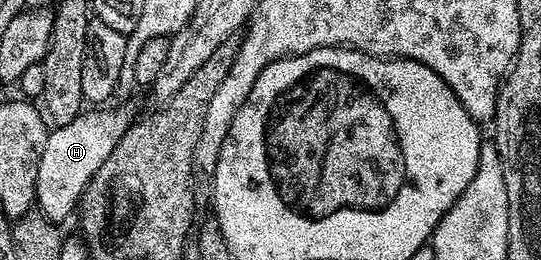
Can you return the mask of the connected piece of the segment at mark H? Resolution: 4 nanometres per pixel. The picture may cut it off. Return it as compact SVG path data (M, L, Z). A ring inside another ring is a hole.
M89 109L75 117L65 127L54 126L43 145L43 157L39 157L39 173L35 203L41 214L52 221L65 219L74 214L81 202L81 194L91 177L107 161L107 157L119 145L123 133L131 125L131 118L125 111Z

